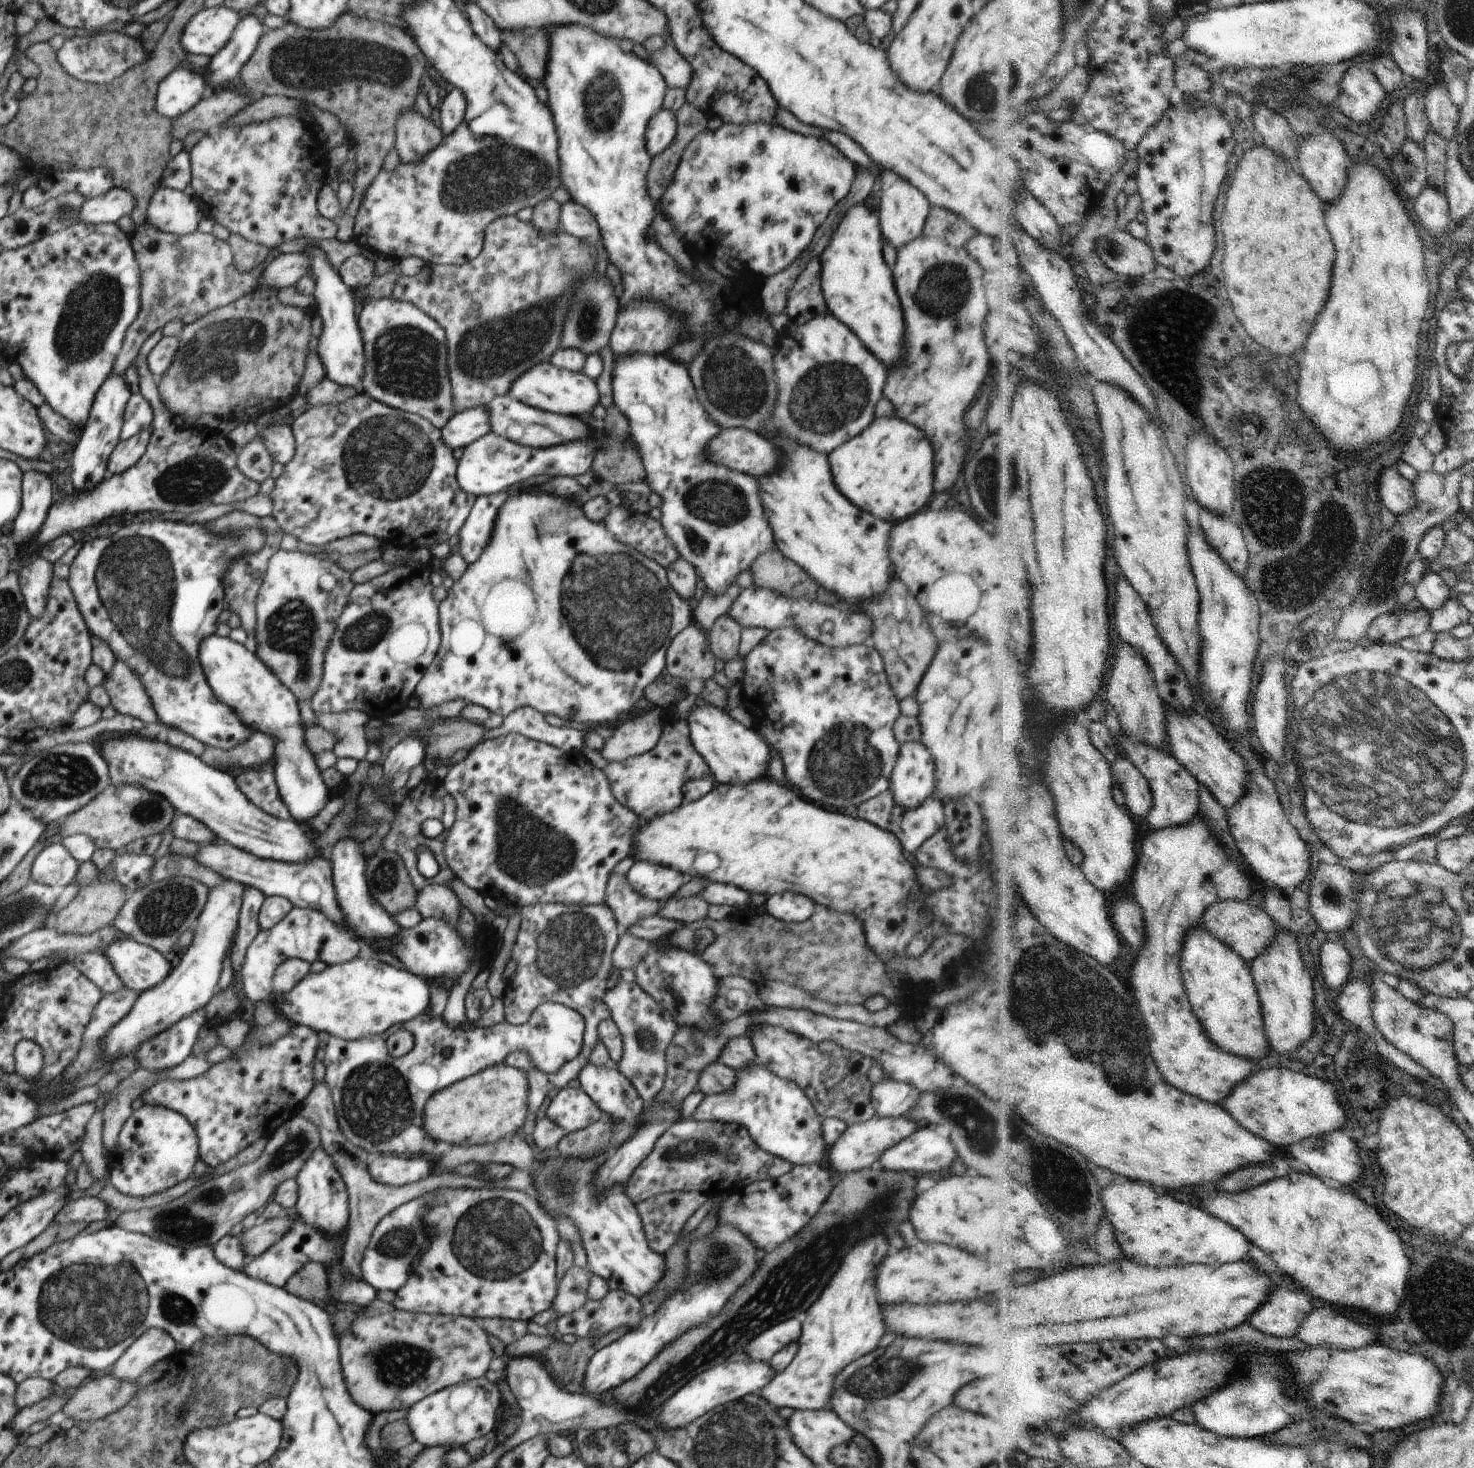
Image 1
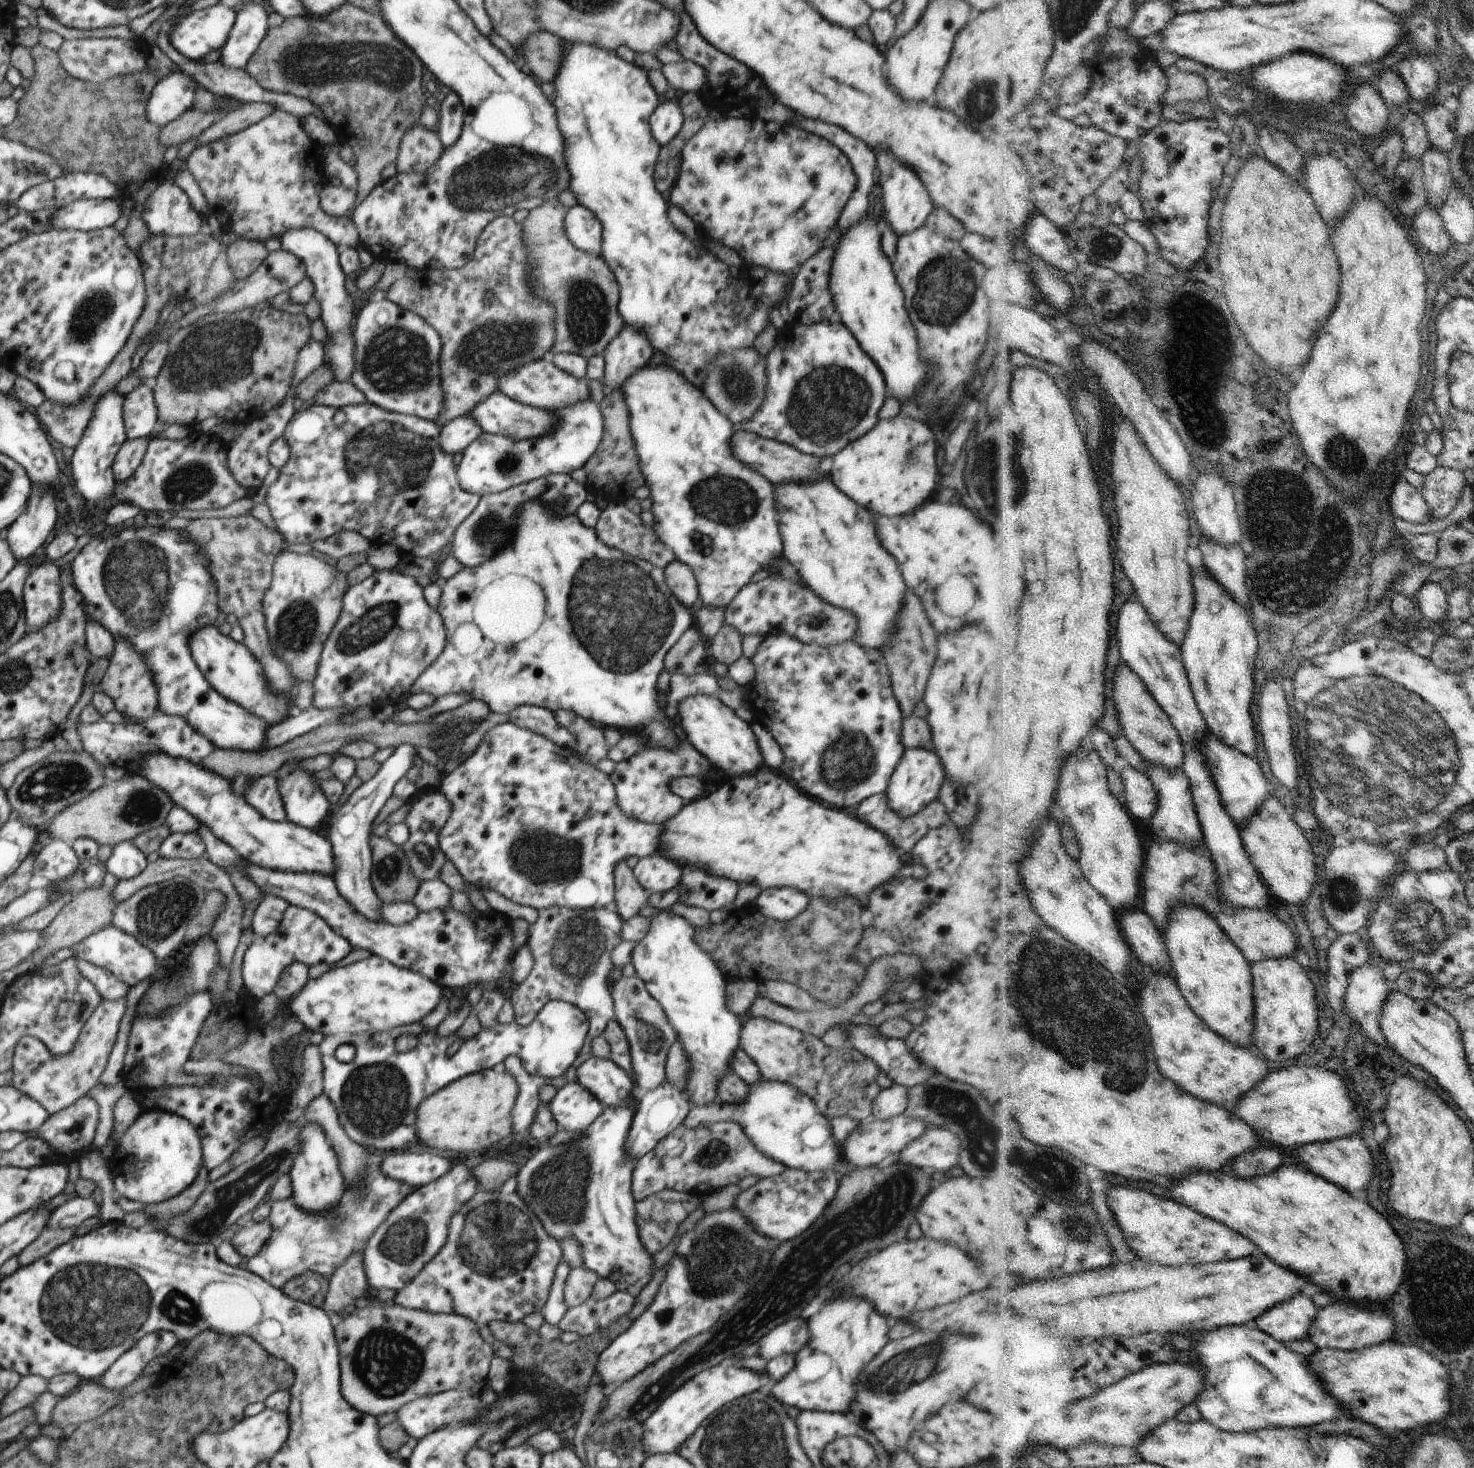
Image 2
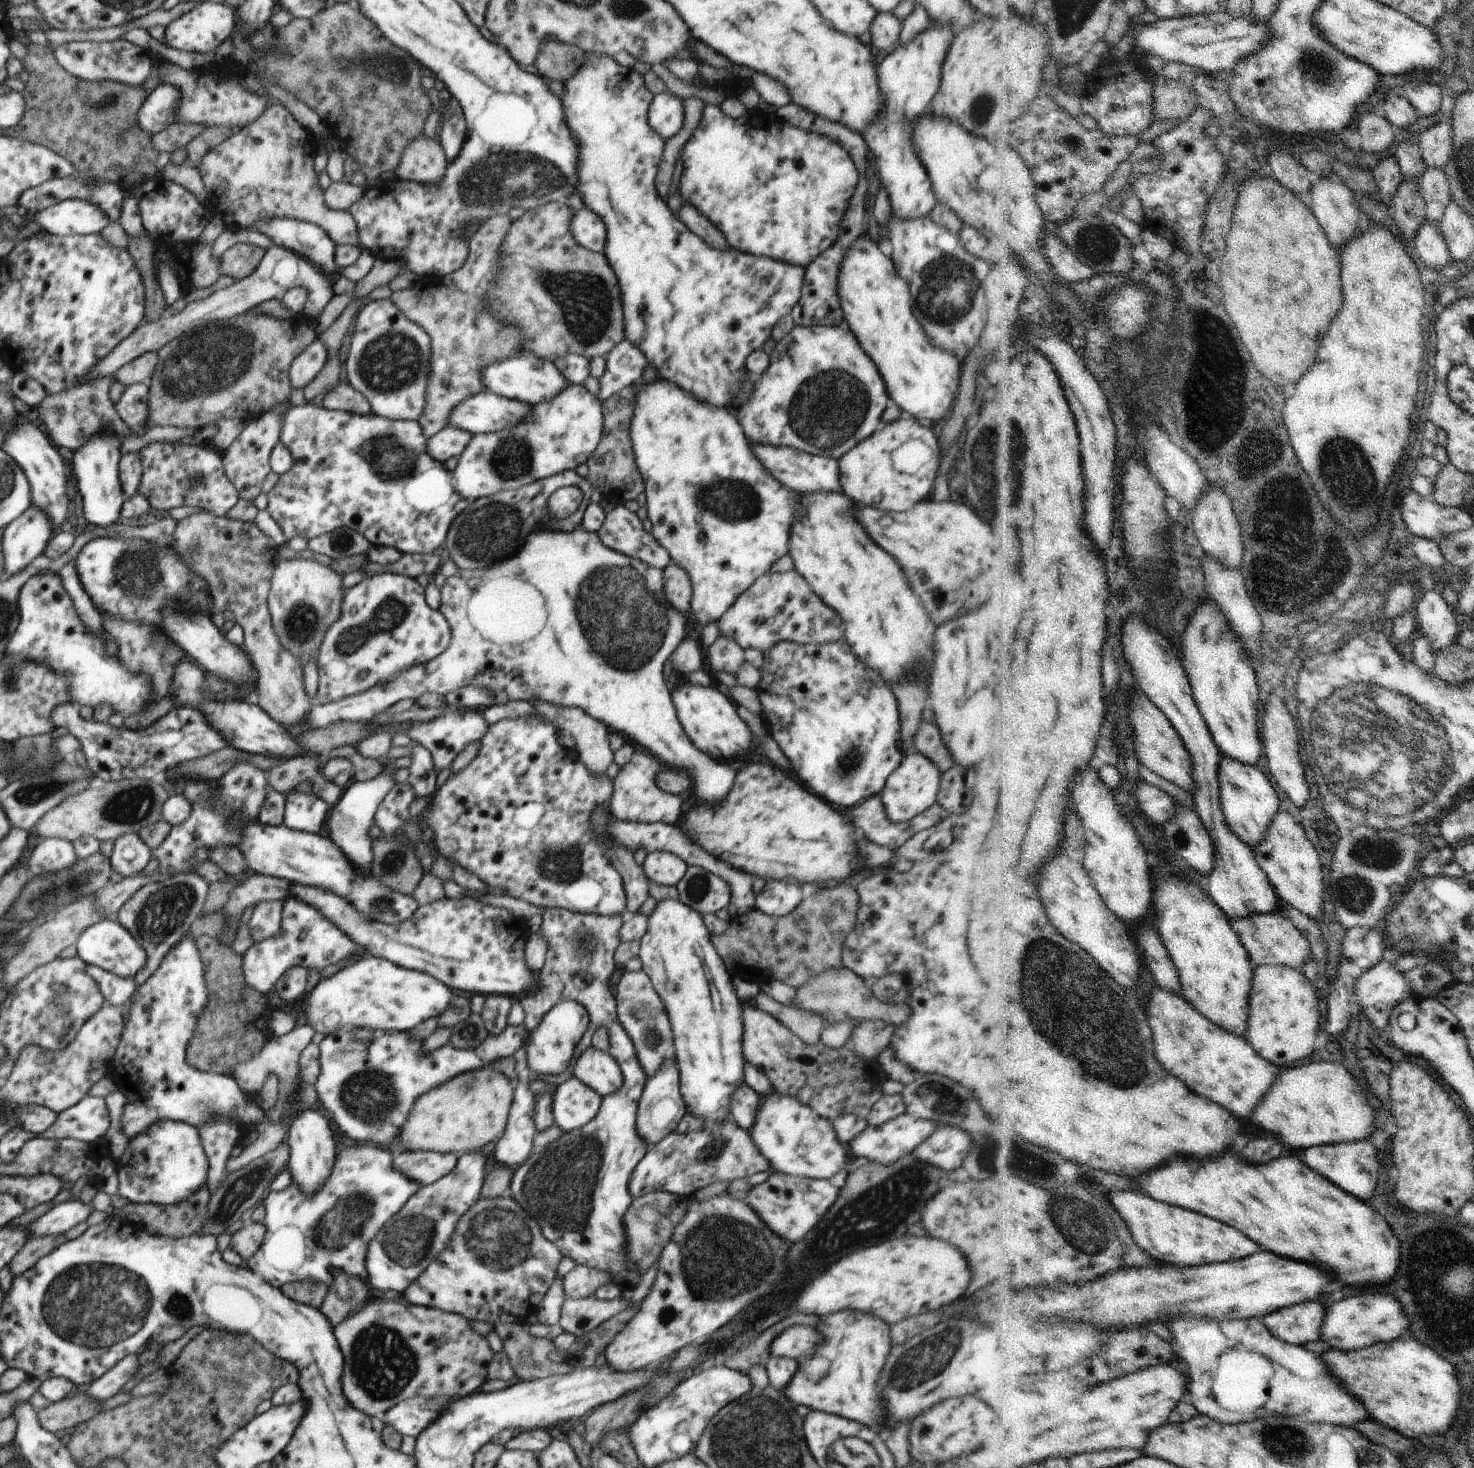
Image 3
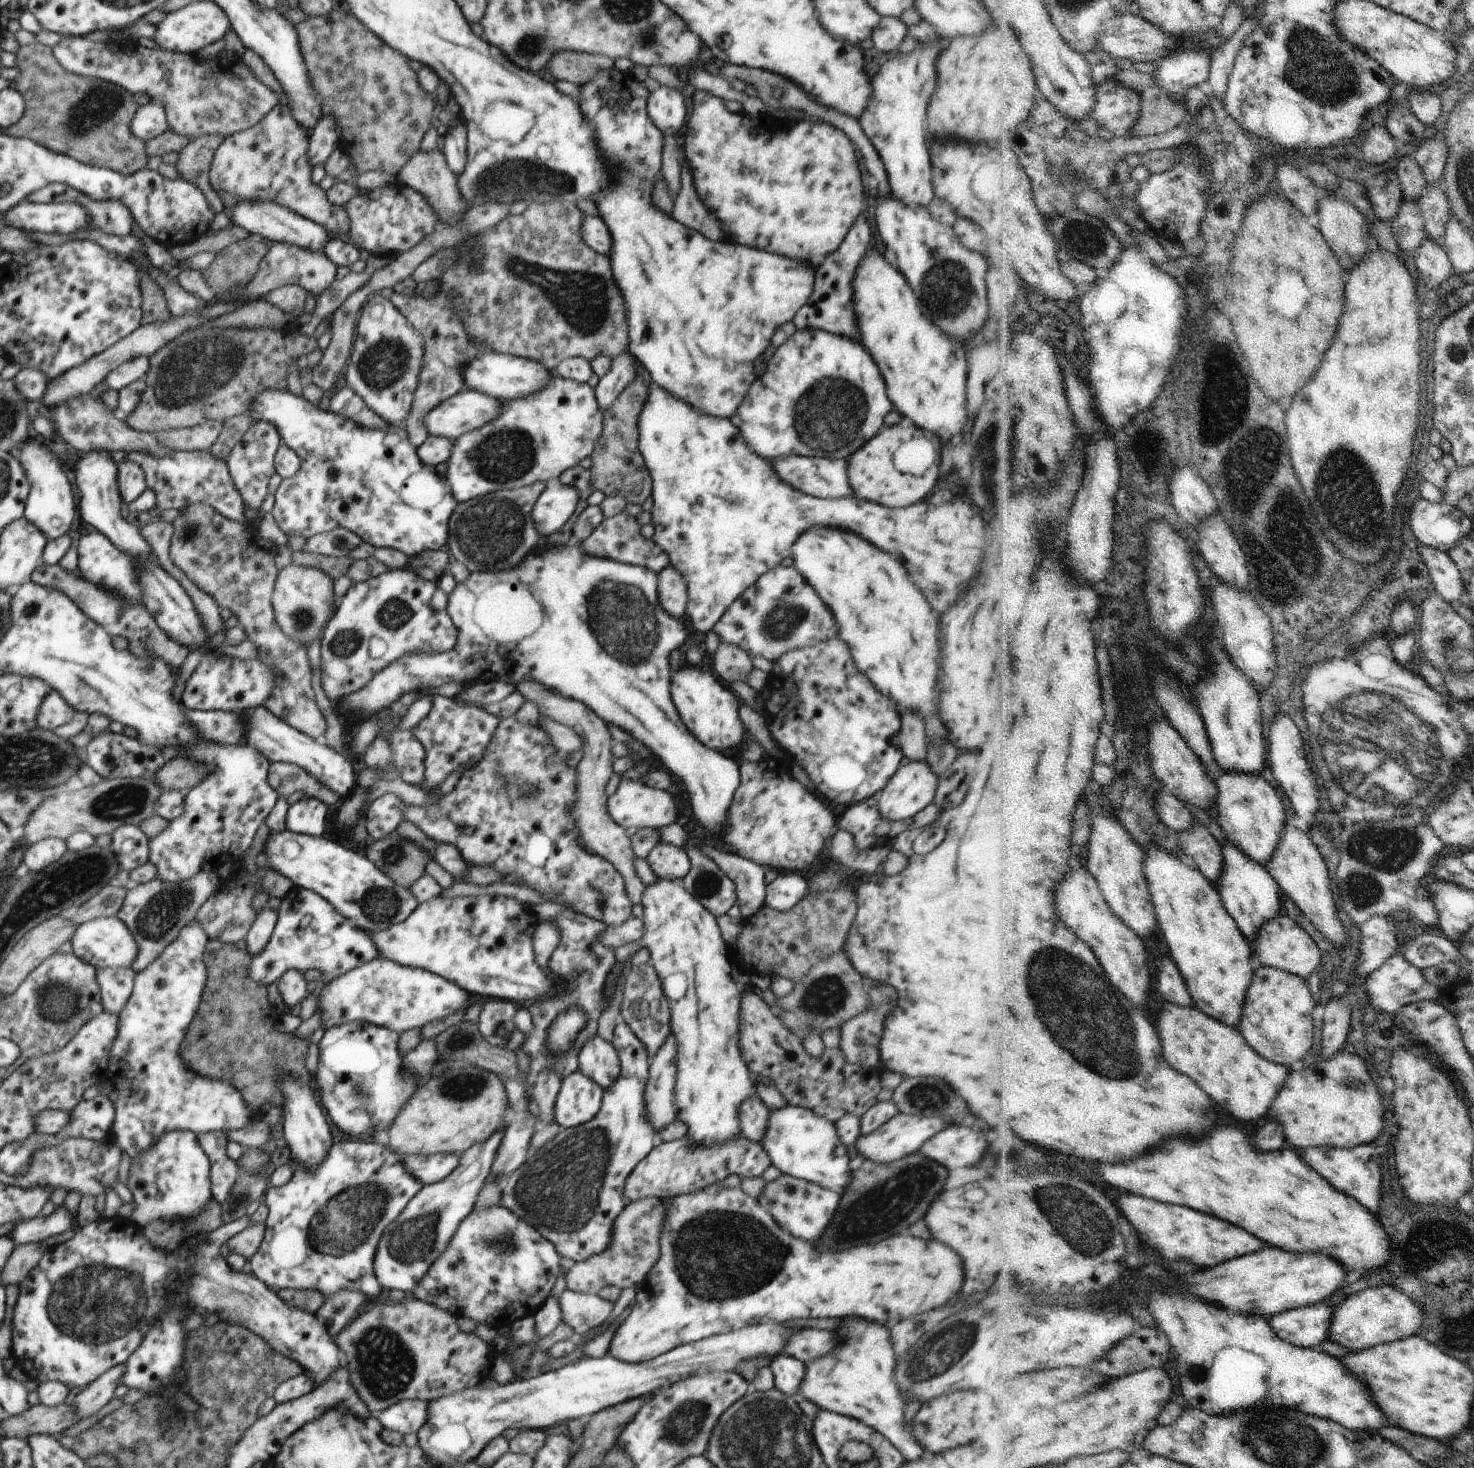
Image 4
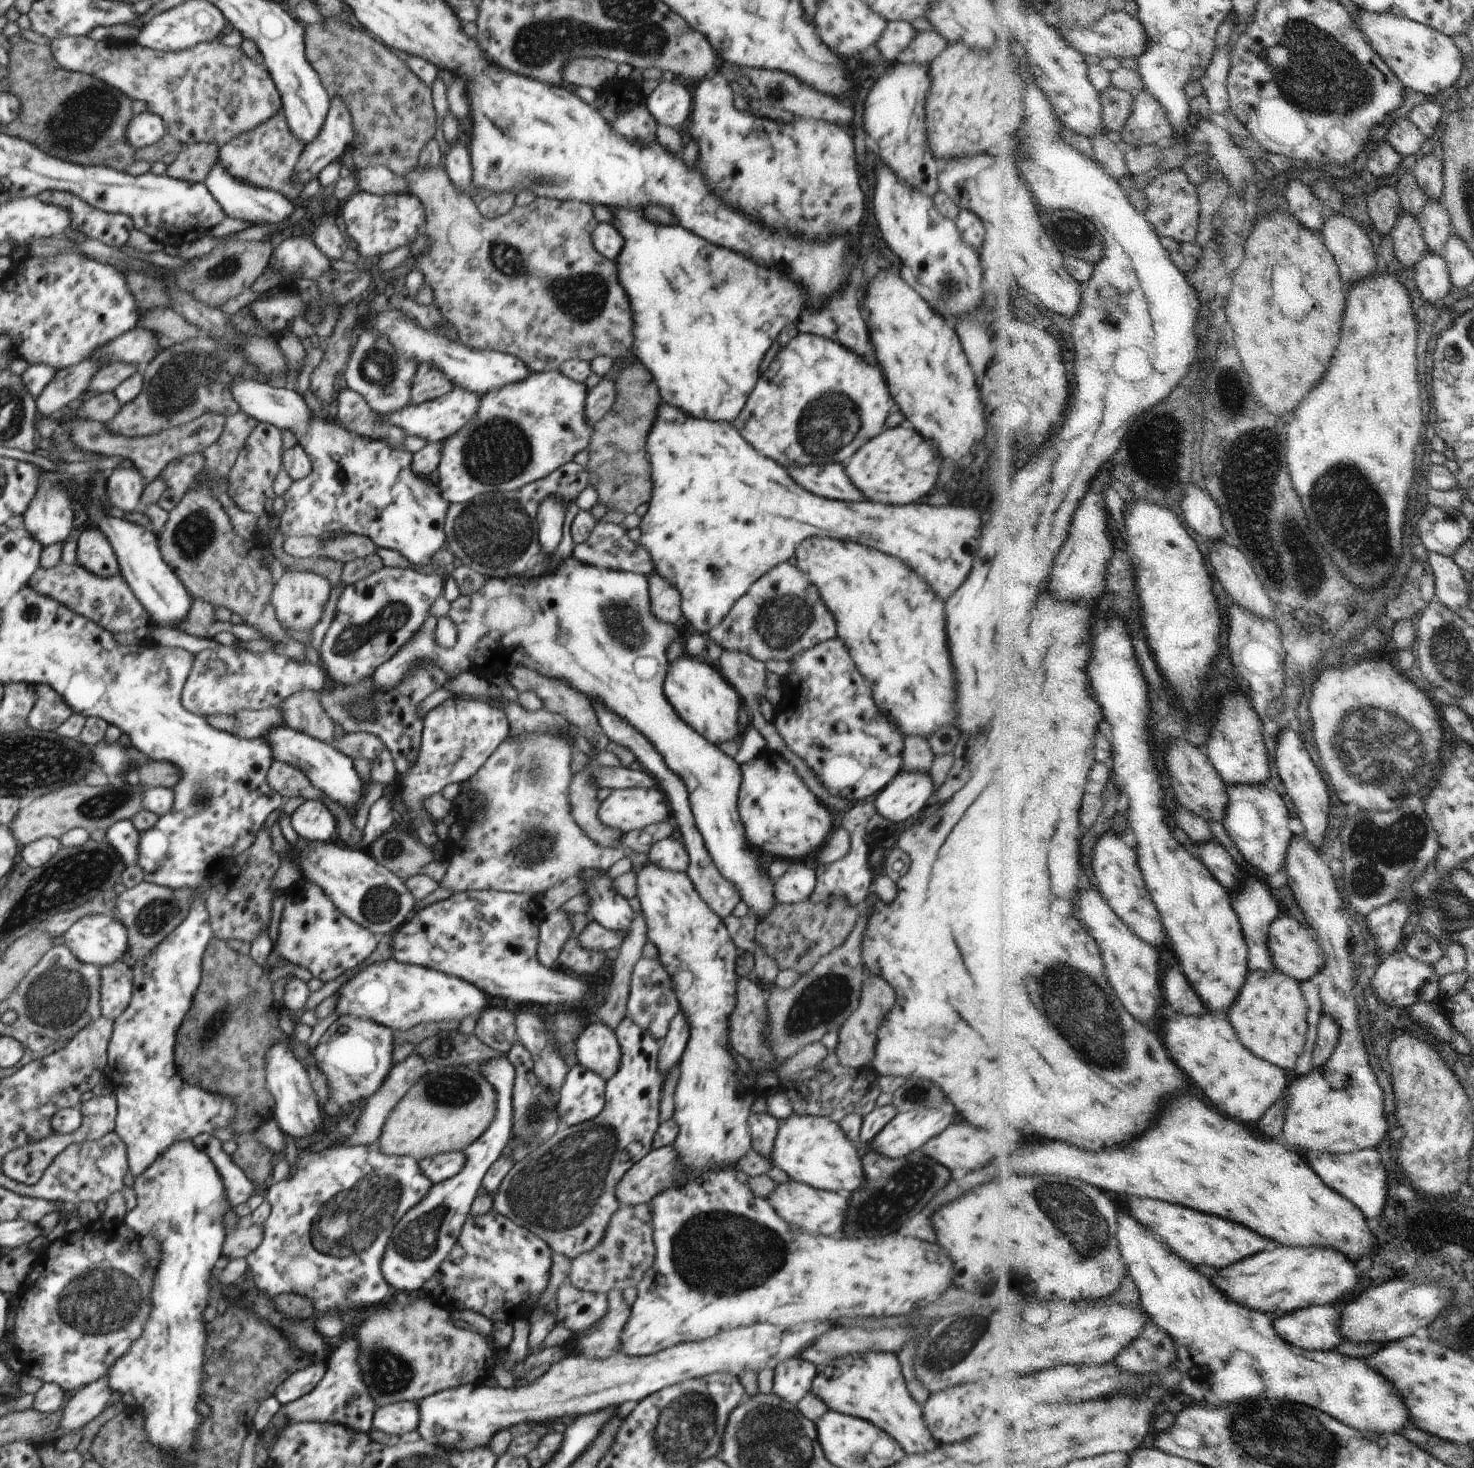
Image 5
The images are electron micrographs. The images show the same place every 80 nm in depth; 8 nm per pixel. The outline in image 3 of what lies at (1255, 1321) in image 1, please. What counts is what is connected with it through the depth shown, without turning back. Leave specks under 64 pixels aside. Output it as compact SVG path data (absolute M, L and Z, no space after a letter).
M1302 1302L1270 1314L1266 1326L1270 1326L1278 1338L1304 1346L1320 1340L1326 1312L1329 1310L1322 1302Z

